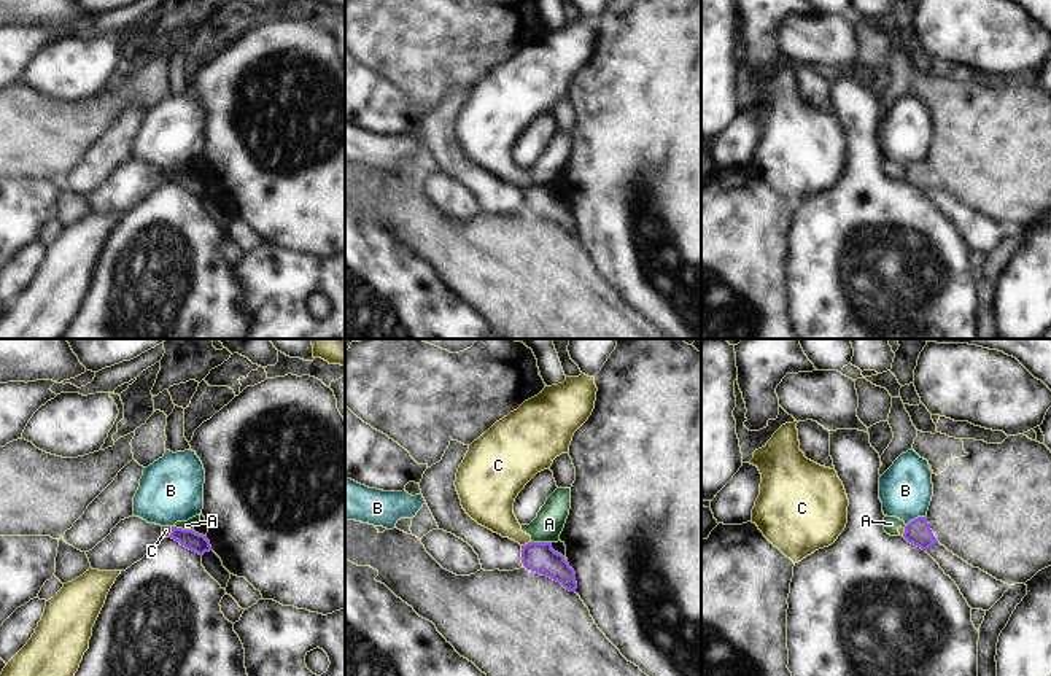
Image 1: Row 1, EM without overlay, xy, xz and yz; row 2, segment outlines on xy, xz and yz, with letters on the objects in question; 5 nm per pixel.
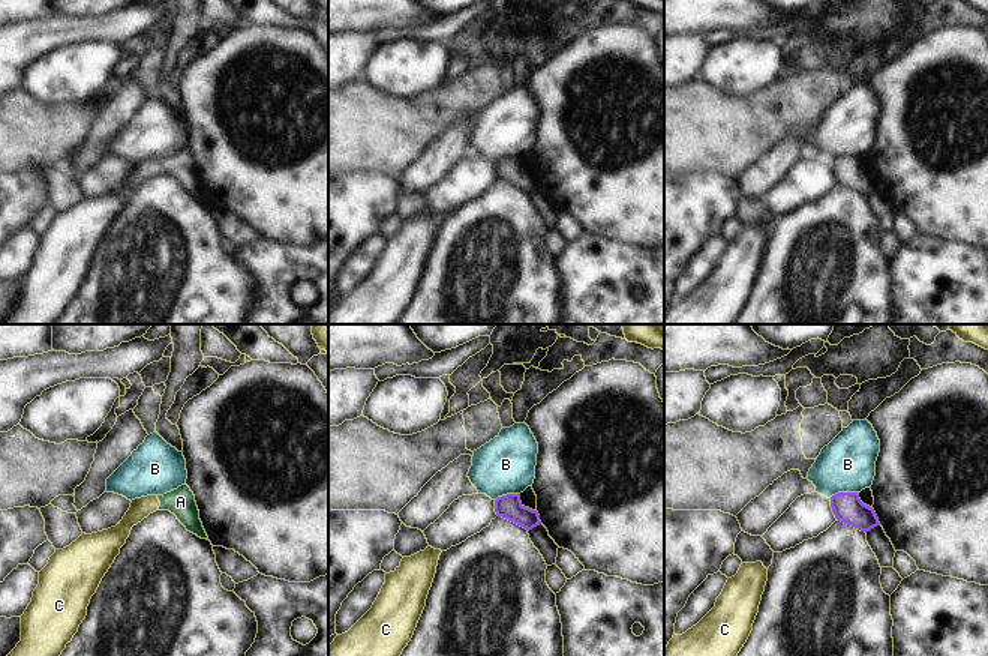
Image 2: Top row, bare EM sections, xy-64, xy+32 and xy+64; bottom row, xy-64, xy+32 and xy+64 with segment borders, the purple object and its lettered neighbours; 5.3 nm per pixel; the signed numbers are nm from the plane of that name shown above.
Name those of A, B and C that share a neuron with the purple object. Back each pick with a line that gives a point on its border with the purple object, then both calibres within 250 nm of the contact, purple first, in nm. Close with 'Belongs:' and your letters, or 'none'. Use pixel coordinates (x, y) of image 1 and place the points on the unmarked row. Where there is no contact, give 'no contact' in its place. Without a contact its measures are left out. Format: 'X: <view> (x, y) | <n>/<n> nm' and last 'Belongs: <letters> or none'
Belongs: none

